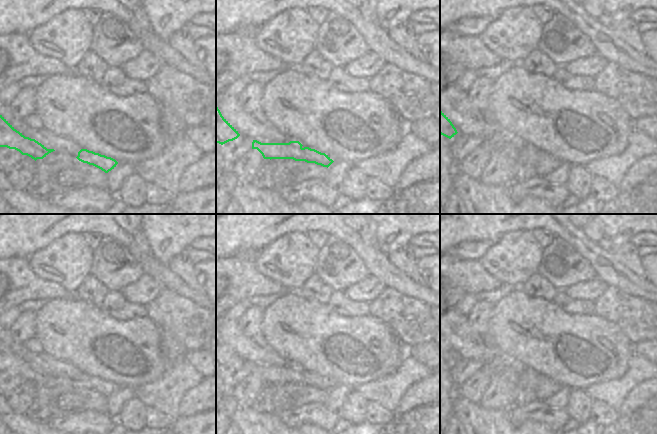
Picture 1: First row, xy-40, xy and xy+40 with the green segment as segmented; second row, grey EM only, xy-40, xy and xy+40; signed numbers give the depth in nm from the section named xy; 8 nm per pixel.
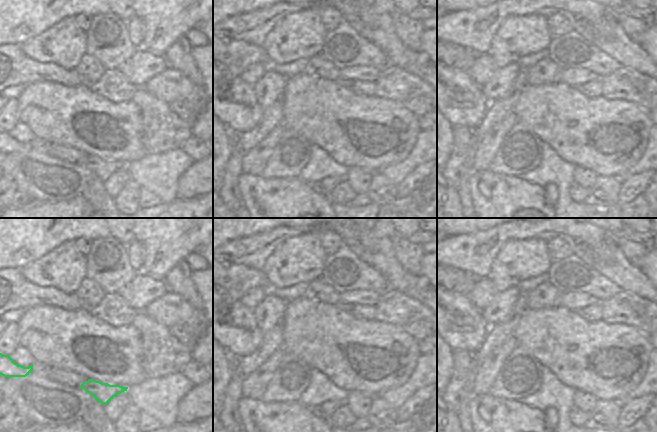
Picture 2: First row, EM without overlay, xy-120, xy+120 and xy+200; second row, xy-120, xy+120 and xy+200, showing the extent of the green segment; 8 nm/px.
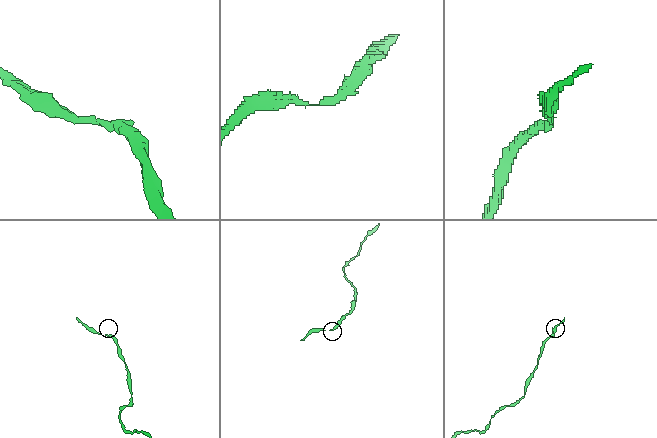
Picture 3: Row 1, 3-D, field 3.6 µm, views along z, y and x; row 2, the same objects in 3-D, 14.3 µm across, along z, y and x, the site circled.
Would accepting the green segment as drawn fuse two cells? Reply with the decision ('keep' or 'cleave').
keep

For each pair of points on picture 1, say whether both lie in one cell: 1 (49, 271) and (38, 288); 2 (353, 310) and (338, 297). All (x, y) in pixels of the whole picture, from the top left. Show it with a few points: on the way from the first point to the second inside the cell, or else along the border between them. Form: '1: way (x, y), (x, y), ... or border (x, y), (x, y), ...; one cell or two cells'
1: border (28, 261), (41, 278), (58, 282), (65, 289); two cells
2: way (349, 308), (342, 301); one cell

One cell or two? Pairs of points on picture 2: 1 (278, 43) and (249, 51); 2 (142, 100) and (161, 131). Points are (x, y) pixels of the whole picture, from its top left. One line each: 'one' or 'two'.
1: two
2: one

